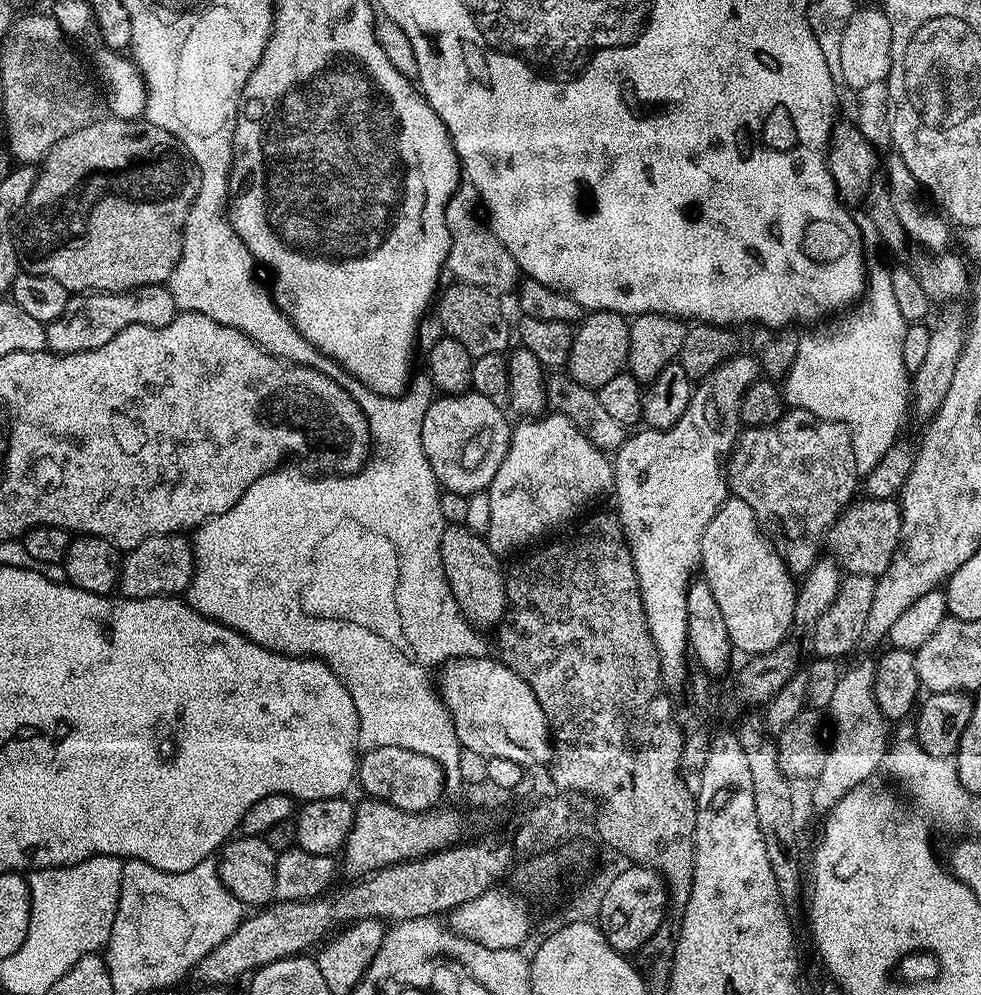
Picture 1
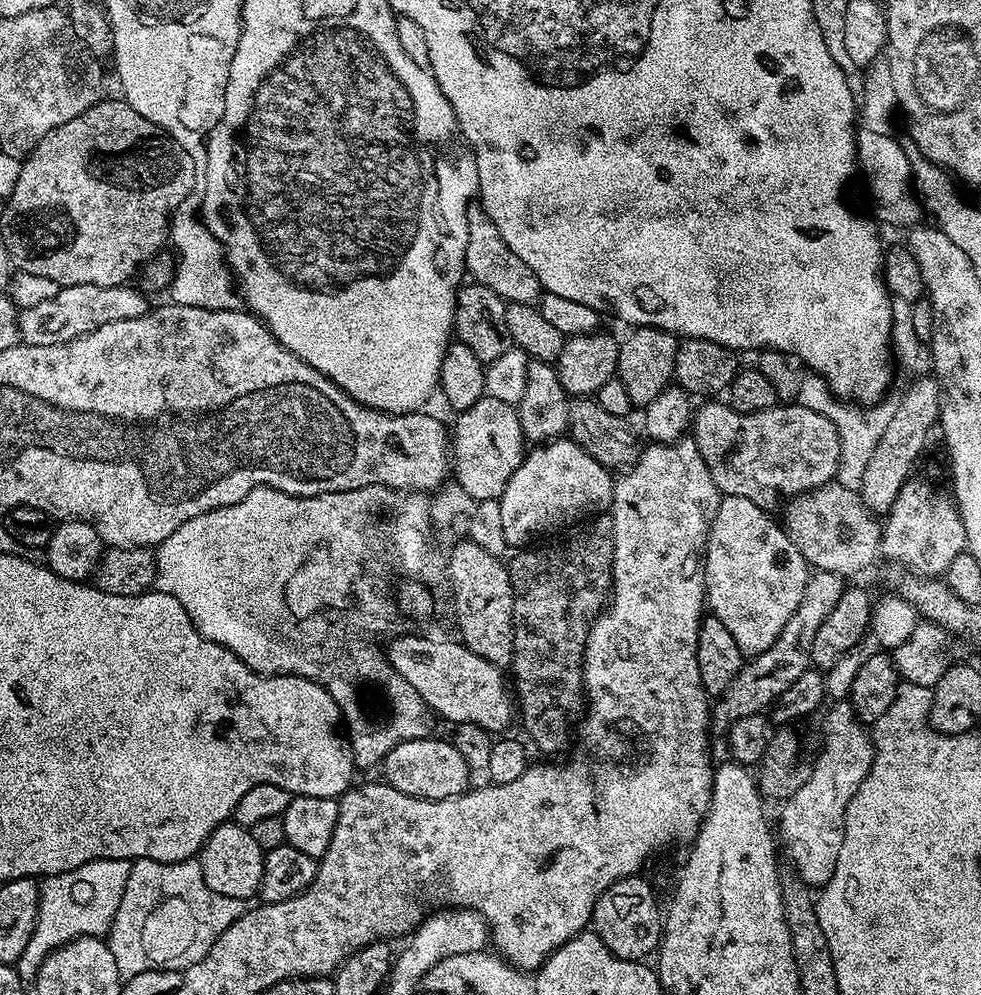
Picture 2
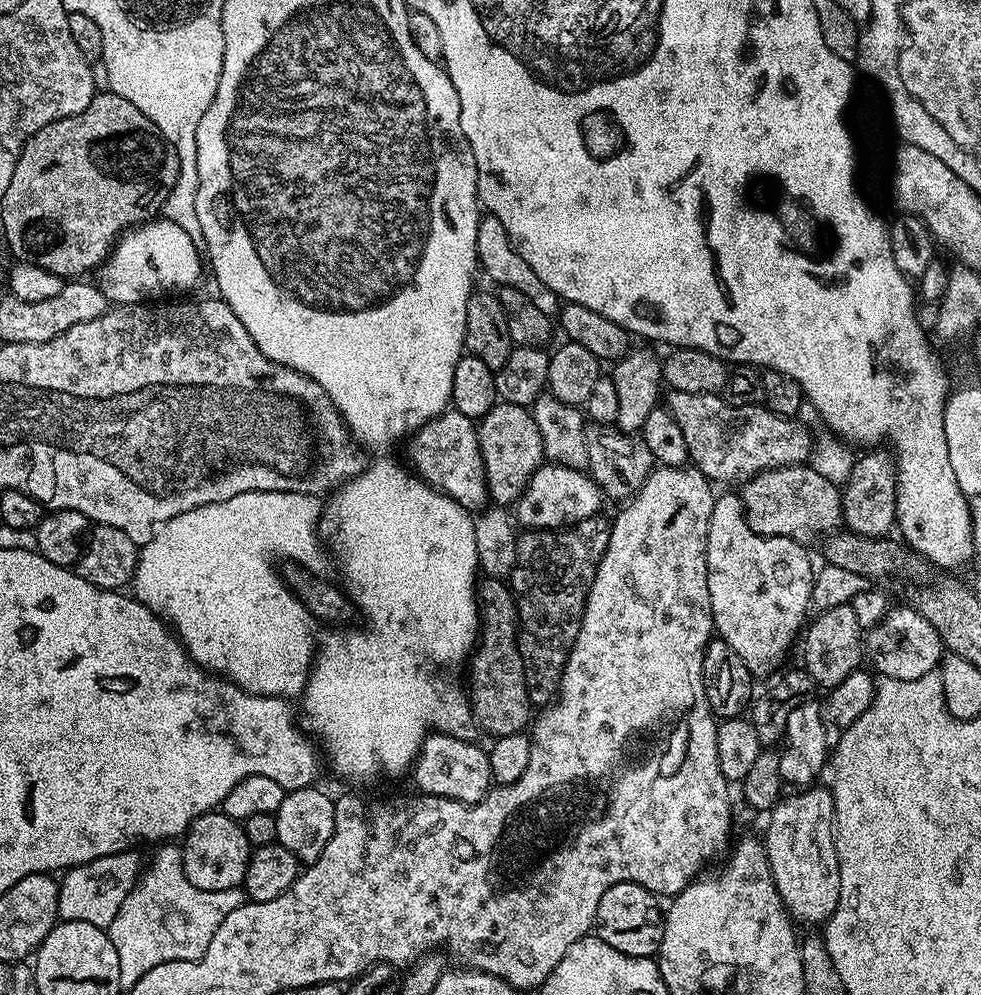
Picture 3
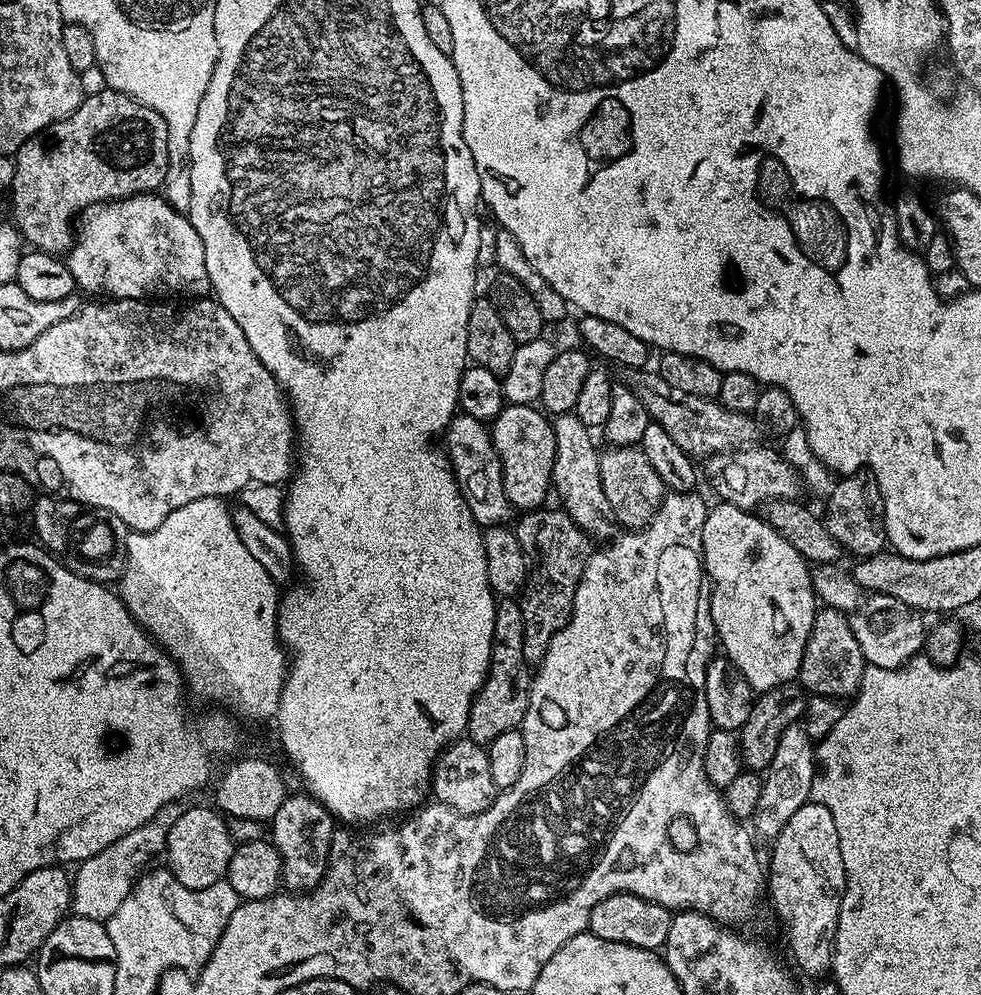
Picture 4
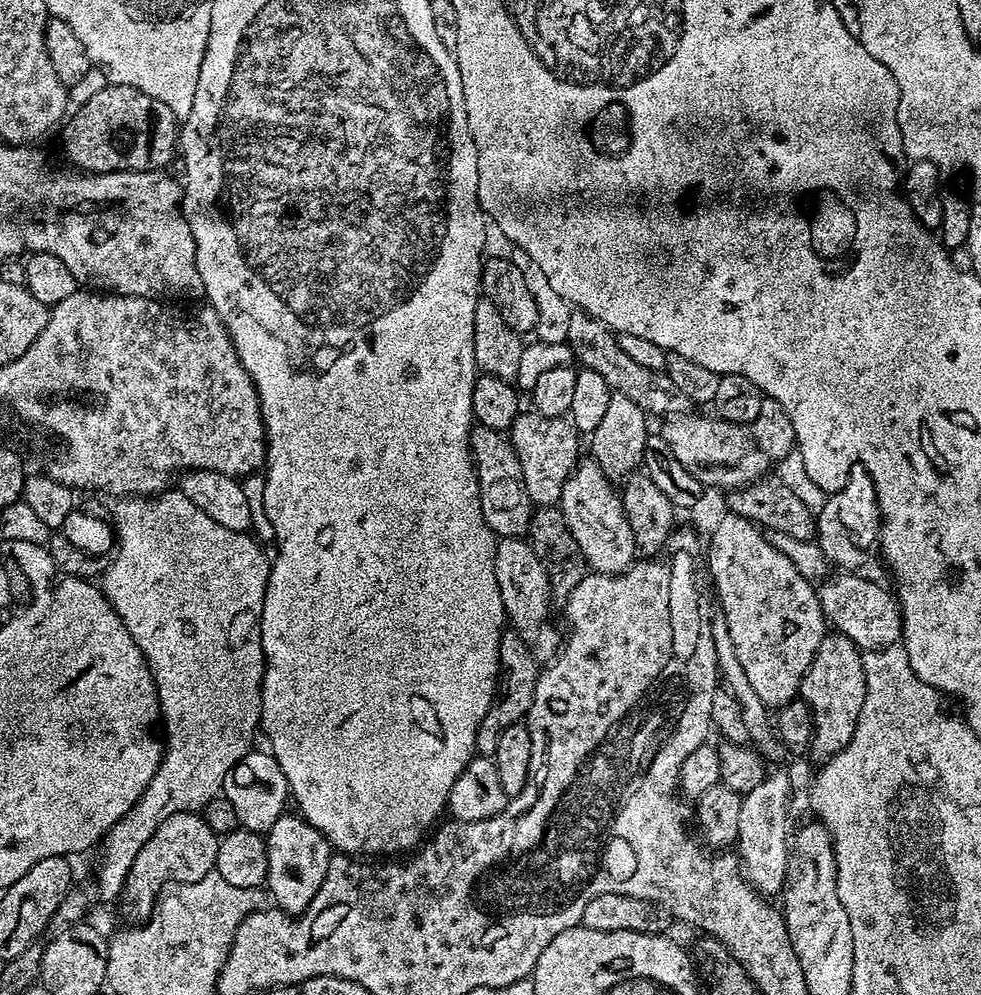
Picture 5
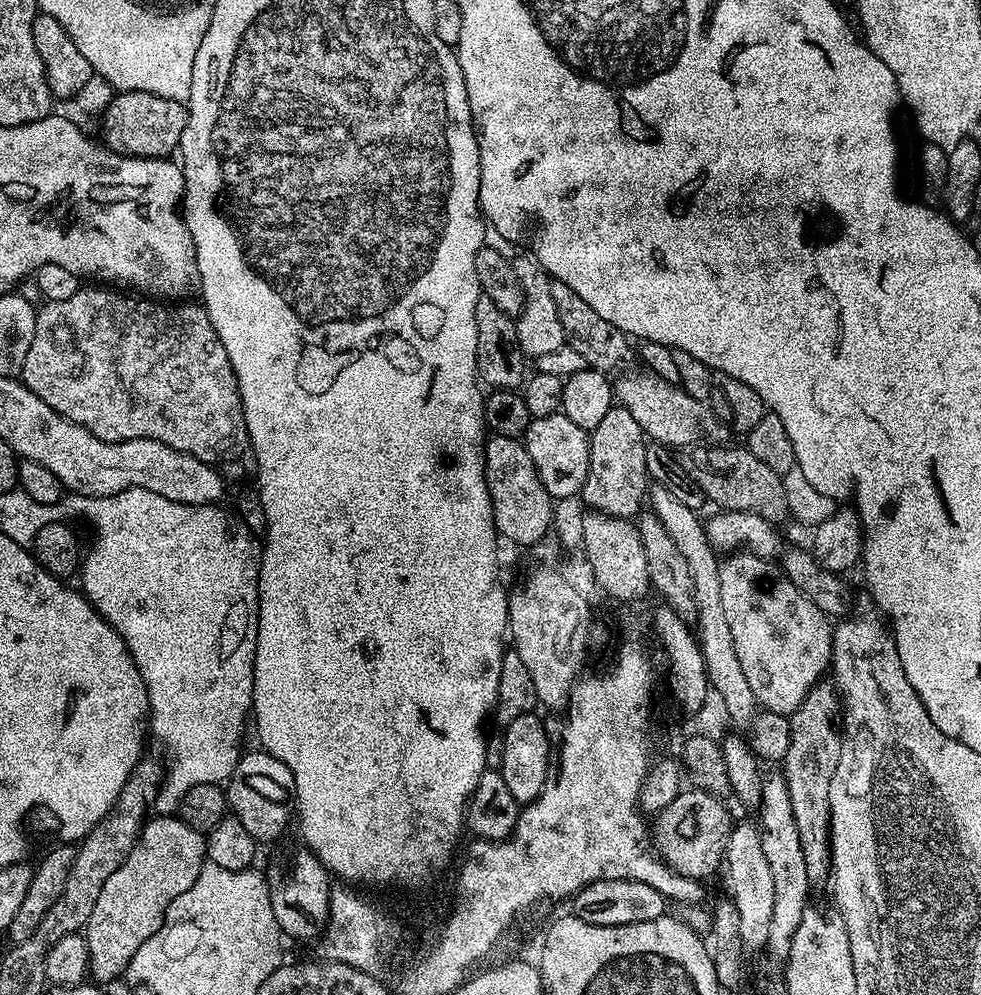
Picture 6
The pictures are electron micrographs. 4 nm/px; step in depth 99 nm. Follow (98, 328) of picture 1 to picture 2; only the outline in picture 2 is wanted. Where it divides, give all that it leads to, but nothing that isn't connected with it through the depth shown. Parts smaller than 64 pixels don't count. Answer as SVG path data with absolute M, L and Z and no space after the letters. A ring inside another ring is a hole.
M128 284L59 287L57 293L46 302L19 309L16 321L20 327L20 340L34 346L70 342L82 334L90 334L98 330L98 326L106 326L106 322L118 322L144 315L150 310L150 303L148 304L146 299L148 298L143 291Z

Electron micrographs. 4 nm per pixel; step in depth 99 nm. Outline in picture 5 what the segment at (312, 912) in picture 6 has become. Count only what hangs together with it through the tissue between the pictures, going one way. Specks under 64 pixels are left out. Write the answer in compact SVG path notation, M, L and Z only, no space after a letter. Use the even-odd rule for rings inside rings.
M299 814L280 816L278 822L270 826L266 839L268 842L266 892L272 895L271 903L293 918L303 916L310 902L314 902L314 894L318 894L326 878L328 862L334 855L334 849L328 839Z

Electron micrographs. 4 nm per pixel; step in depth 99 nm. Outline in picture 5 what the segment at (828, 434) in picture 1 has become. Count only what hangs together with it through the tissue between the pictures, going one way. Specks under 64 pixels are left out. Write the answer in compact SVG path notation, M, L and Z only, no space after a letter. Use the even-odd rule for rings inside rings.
M576 310L573 311L570 318L570 334L566 343L572 347L572 355L583 367L594 370L594 374L602 374L602 378L606 378L606 382L612 388L613 393L625 395L626 398L632 399L641 407L642 411L653 416L660 416L659 418L667 417L669 414L679 414L685 411L686 401L684 395L677 392L672 387L670 378L665 376L663 371L651 372L643 366L638 366L637 362L622 350L617 333L613 332L611 328L607 328L600 320L593 320L591 316L587 316L584 312Z

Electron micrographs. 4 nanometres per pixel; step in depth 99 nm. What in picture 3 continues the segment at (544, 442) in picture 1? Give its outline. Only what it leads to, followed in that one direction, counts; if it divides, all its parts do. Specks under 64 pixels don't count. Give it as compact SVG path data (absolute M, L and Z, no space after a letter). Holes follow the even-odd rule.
M548 462L535 472L532 481L516 501L514 520L524 530L566 528L597 515L601 511L600 500L600 486L587 471L570 468L567 464Z

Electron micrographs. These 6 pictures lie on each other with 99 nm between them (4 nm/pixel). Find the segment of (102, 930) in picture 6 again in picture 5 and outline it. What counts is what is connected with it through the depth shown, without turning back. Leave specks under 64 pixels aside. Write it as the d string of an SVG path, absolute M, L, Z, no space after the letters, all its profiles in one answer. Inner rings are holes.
M196 812L170 814L170 818L154 830L154 838L138 850L138 858L134 858L134 866L130 866L130 874L118 897L121 914L132 920L128 922L147 920L165 886L198 882L214 871L219 845L220 837L206 826L203 815Z

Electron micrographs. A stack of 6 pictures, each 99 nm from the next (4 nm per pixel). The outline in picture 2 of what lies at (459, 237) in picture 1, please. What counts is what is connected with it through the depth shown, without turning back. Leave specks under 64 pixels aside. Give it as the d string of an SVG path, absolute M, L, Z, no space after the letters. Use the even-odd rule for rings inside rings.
M473 202L468 205L466 214L466 258L464 267L467 275L473 281L498 294L508 304L531 304L535 305L542 295L542 289L534 270L506 246L502 234L498 234L498 226L486 214L486 210L479 202Z

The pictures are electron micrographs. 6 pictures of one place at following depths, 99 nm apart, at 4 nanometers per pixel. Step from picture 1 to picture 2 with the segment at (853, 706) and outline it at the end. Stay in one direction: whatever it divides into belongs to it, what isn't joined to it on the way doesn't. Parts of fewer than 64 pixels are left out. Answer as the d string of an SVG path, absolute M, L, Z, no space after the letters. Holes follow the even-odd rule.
M836 702L829 708L832 709L824 716L824 745L821 746L816 761L811 761L806 782L798 786L798 790L789 800L783 801L781 808L784 809L780 812L780 828L778 824L778 840L782 845L783 855L784 852L788 855L788 860L792 863L789 865L809 886L823 886L830 882L838 866L838 854L842 850L846 806L862 786L872 765L872 738L869 729L856 715L851 703Z

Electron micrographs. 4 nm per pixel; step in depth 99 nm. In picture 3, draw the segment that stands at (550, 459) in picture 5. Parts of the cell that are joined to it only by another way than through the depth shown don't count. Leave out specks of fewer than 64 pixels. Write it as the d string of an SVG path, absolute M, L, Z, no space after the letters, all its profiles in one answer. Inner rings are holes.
M497 402L478 421L478 431L480 454L491 503L496 506L515 505L528 487L528 483L532 481L532 476L545 463L542 434L538 434L538 422L534 422L528 408Z

